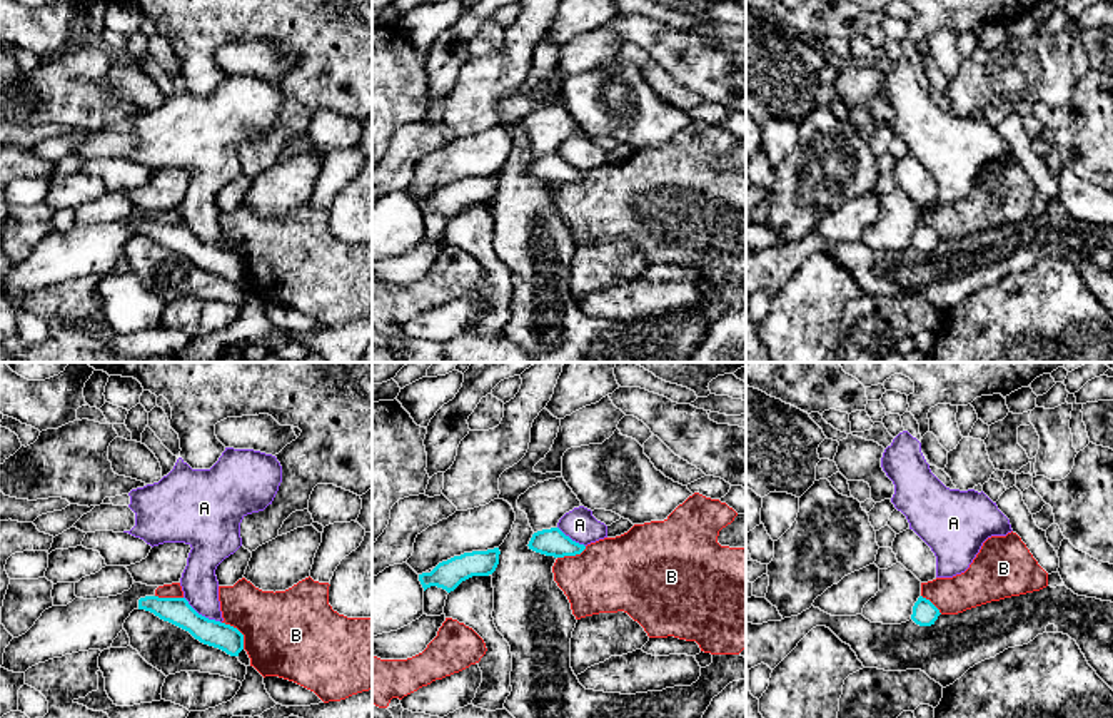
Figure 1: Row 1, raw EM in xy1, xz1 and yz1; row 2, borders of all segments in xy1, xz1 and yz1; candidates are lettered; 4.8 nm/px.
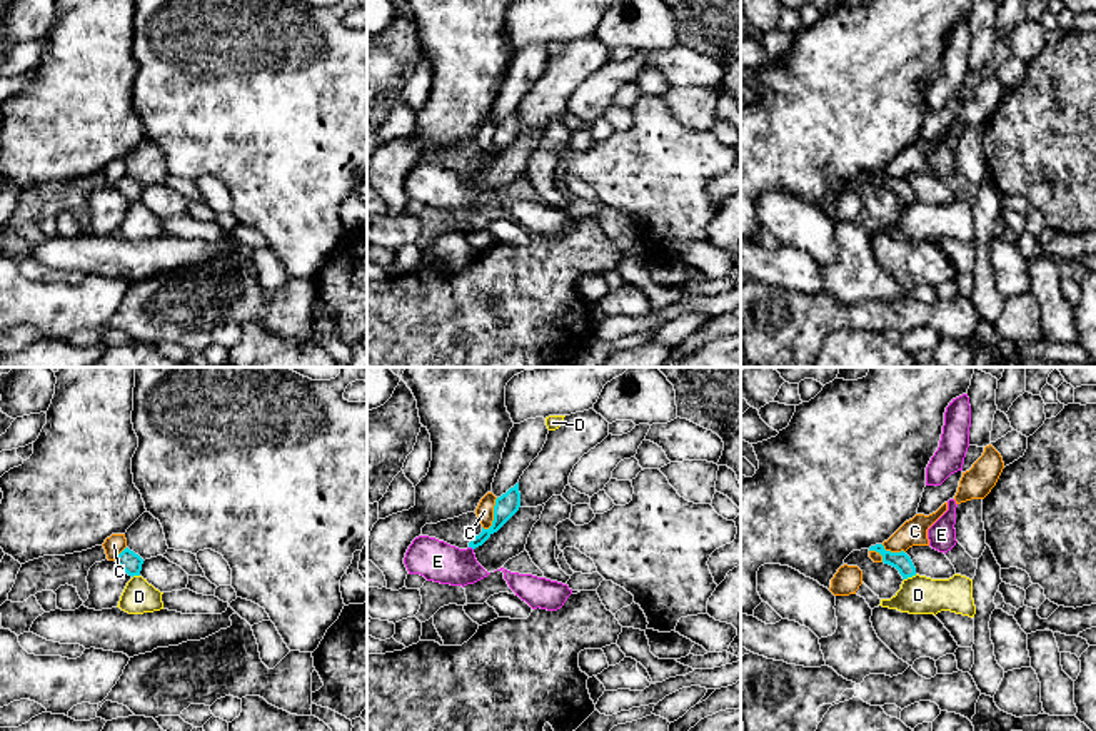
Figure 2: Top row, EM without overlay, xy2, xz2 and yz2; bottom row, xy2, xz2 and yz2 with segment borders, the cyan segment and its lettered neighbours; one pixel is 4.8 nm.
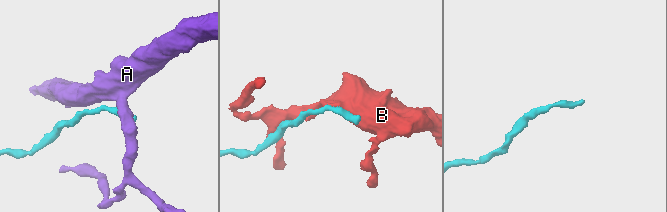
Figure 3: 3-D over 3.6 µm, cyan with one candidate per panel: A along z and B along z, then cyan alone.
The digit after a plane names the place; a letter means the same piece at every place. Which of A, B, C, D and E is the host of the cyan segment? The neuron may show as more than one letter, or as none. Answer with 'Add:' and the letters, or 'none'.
Add: B

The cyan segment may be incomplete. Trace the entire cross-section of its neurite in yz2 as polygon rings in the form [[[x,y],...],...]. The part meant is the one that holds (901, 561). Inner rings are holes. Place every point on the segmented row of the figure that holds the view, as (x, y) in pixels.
[[[882,544],[871,546],[869,551],[879,552],[882,556],[882,562],[896,567],[902,579],[916,576],[916,567],[904,551],[891,552],[886,551]]]

